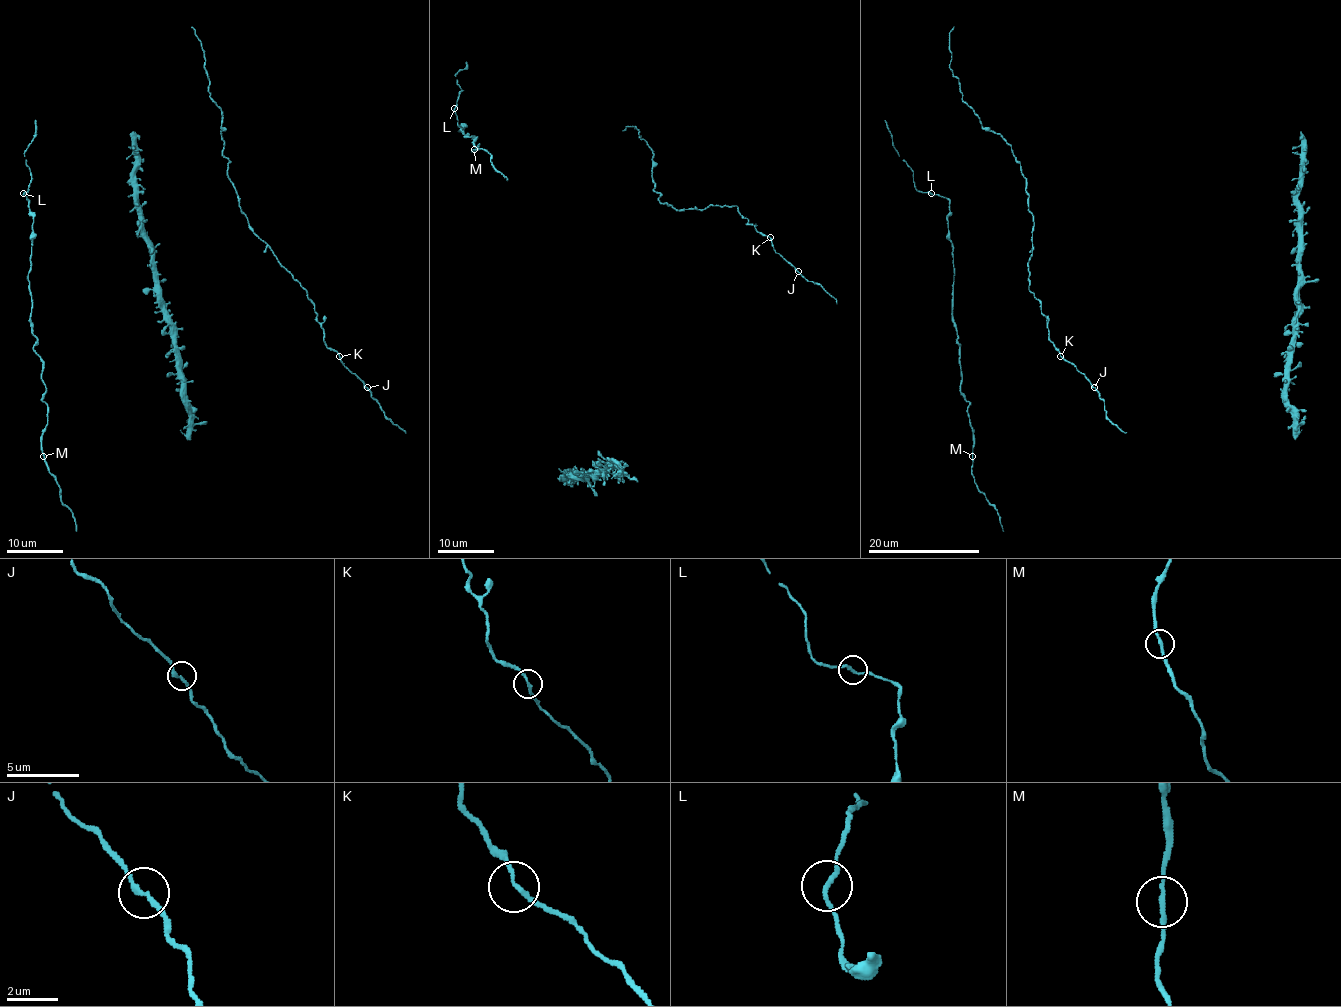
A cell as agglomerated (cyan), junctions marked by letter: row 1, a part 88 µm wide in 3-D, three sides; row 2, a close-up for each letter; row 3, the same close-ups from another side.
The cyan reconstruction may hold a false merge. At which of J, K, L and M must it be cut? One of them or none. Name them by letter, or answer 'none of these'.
none of these

